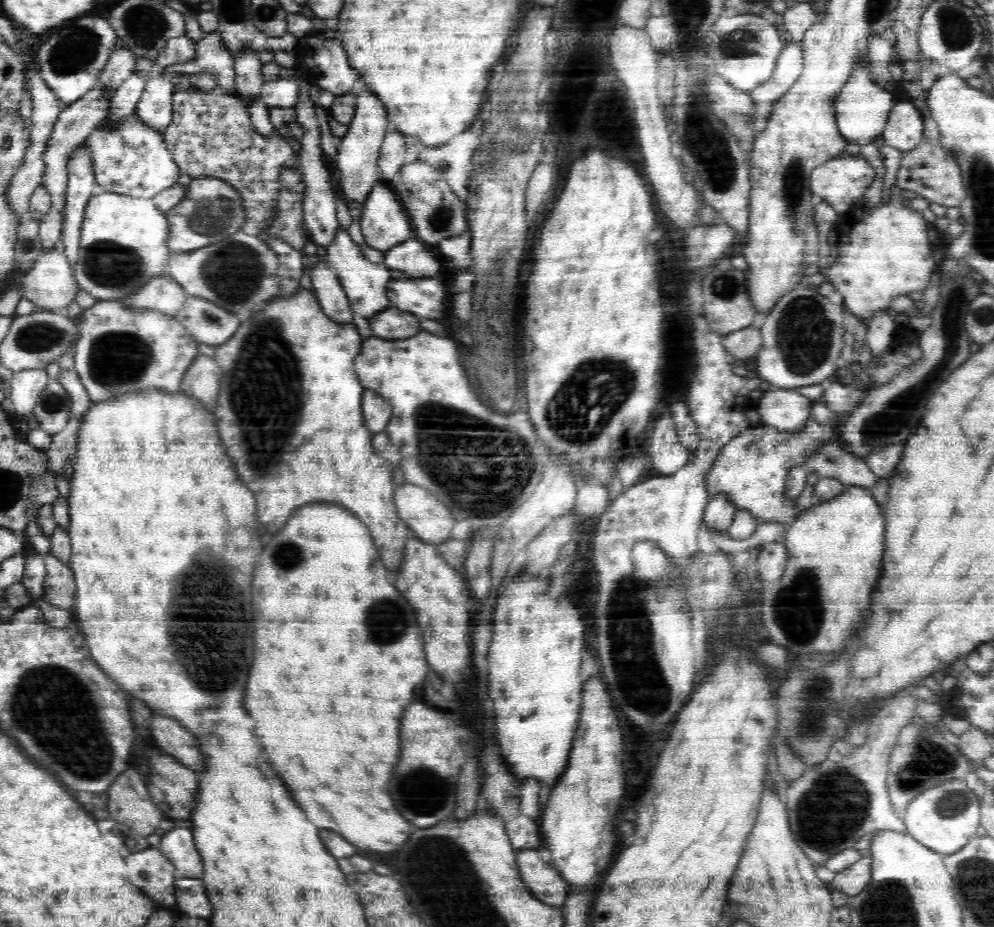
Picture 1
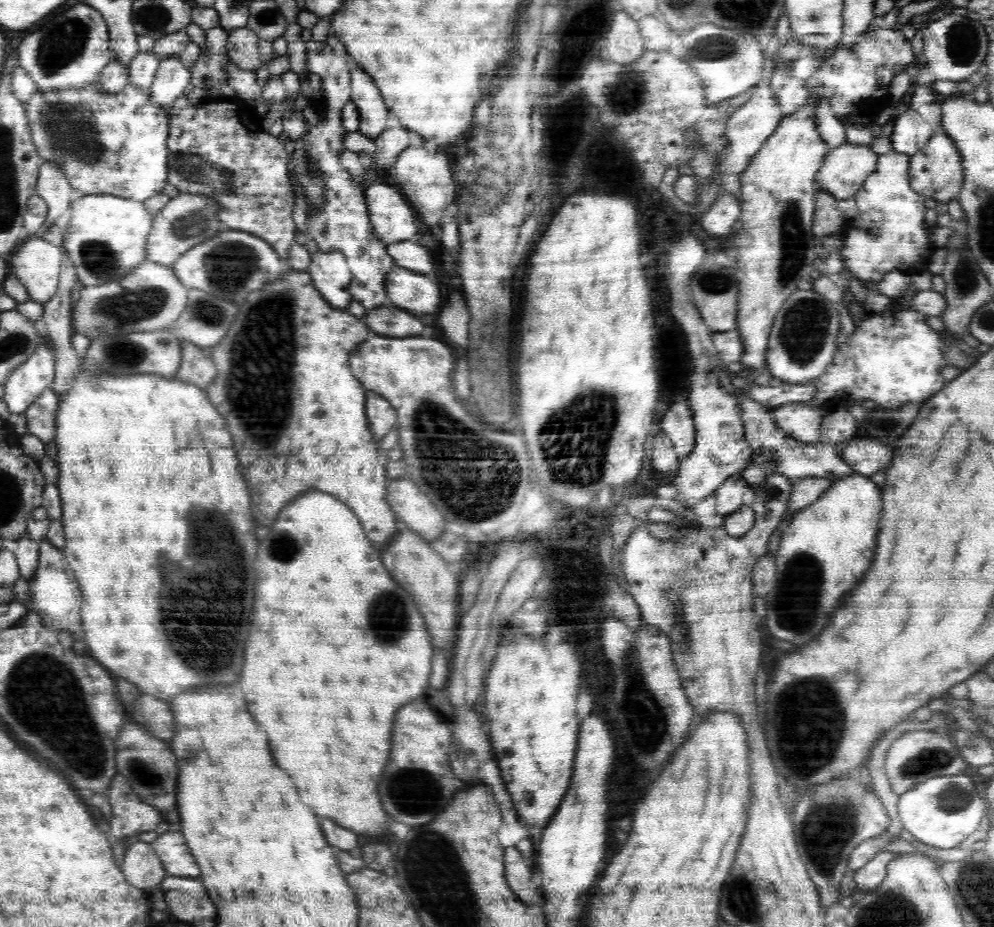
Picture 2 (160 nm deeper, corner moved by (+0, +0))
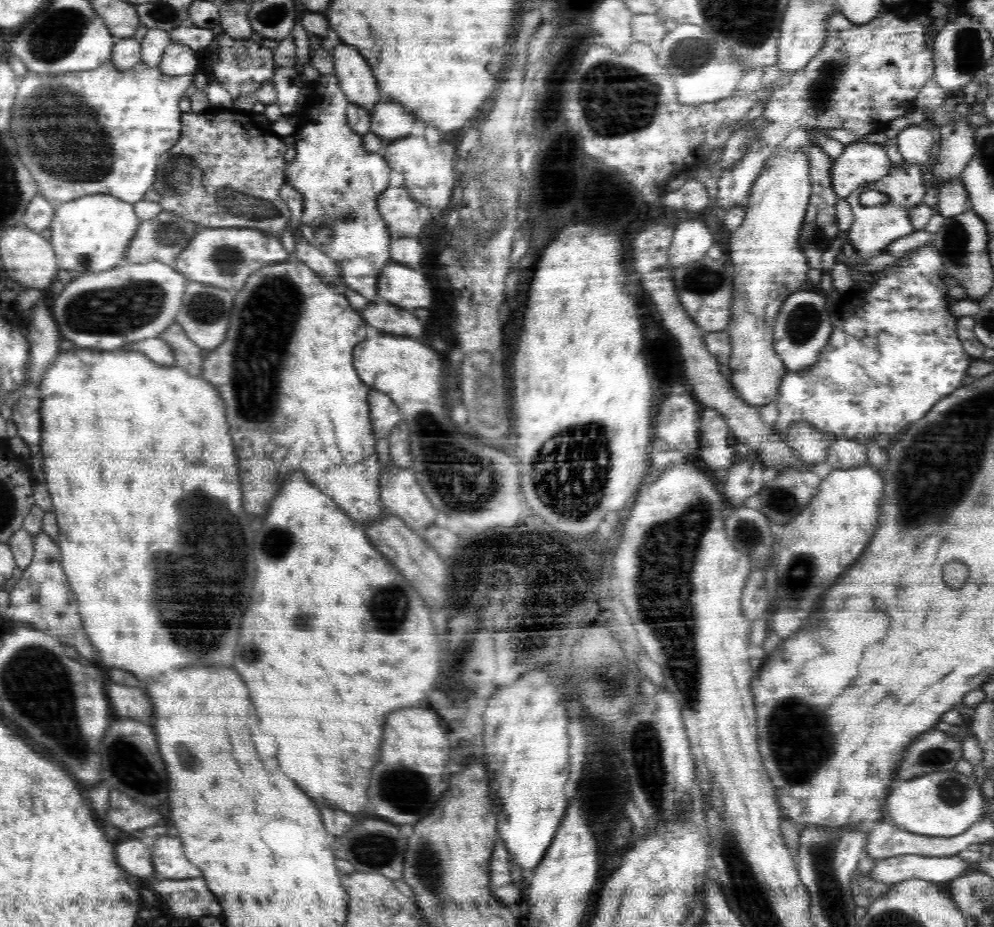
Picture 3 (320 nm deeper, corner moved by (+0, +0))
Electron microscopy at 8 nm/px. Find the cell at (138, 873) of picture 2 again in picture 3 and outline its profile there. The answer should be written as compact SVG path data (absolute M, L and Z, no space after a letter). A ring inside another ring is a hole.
M122 840L116 844L116 858L118 864L136 876L156 878L154 865L151 859L150 844L140 840Z

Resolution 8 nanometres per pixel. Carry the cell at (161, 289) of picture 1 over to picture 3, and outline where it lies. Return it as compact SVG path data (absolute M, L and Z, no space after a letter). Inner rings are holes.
M158 260L139 264L116 266L100 274L80 274L56 296L52 316L58 324L58 331L65 340L72 341L77 348L102 348L118 350L122 346L141 342L148 338L158 338L168 326L175 323L175 316L184 302L189 279Z

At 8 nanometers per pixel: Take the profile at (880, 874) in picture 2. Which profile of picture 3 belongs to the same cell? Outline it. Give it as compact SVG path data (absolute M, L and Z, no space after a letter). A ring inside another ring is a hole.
M903 854L877 860L869 873L883 884L894 885L907 879L922 879L934 884L961 878L975 864L964 861L959 855L938 857Z

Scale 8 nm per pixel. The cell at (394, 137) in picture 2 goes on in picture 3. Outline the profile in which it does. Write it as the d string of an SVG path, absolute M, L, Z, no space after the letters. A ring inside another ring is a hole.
M382 99L371 113L370 132L377 134L386 145L390 141L410 136L414 121L414 114L398 101Z

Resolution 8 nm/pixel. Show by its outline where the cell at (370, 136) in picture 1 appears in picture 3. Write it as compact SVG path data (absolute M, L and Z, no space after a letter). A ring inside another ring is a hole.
M338 43L331 49L336 76L342 91L351 103L373 112L378 101L382 101L377 81L366 60L358 50Z

